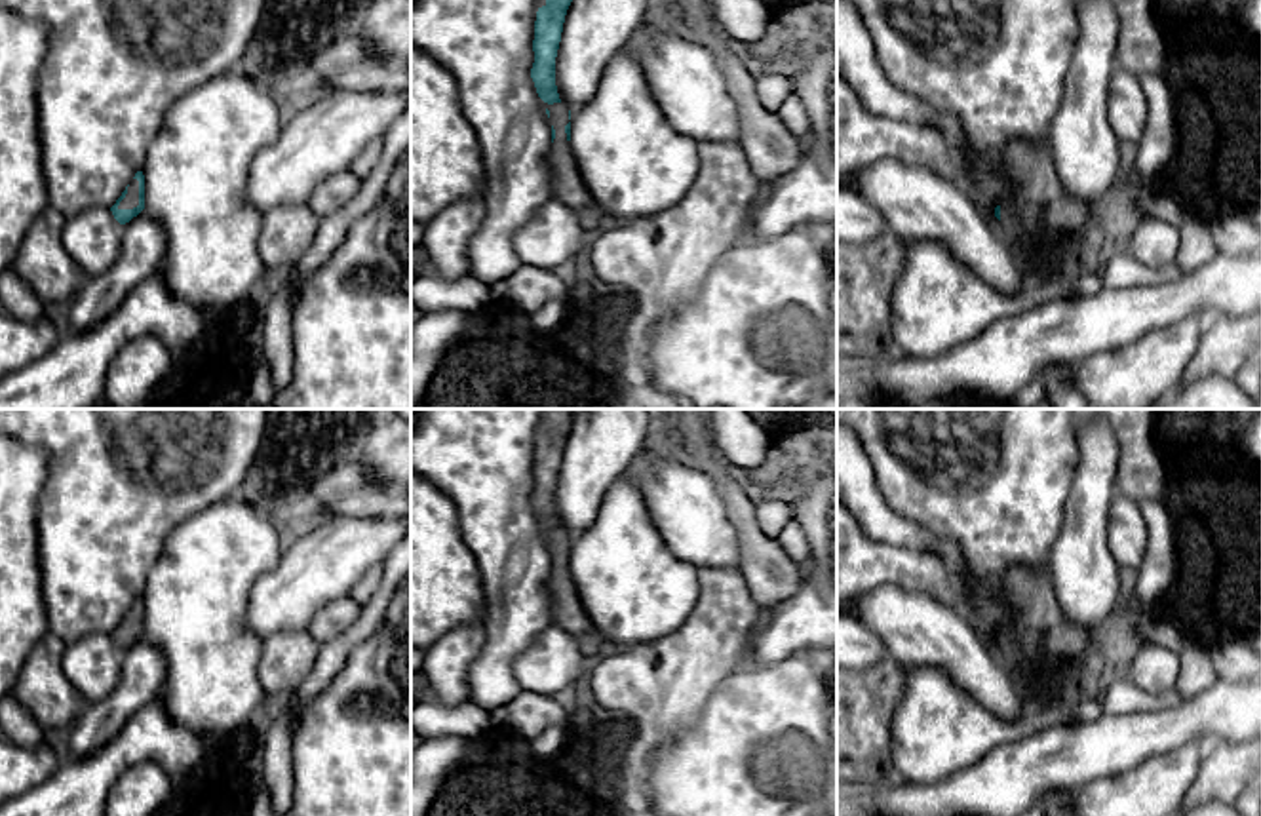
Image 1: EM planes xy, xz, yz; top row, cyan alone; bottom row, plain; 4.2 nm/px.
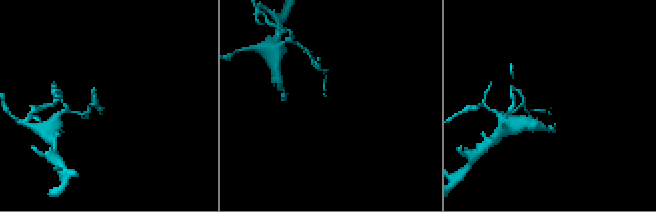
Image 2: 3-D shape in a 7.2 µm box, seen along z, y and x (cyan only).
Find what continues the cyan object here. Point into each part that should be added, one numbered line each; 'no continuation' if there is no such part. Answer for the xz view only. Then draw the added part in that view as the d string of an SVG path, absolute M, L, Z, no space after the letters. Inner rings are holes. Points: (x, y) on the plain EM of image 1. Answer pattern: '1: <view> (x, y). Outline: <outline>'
1: xz (569, 615). Outline: M563 529L544 531L550 536L550 546L555 555L555 565L548 582L553 603L553 624L571 633L576 639L580 652L590 662L595 662L609 651L609 645L584 611L571 576L571 567L565 559L569 533Z

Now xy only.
1: xy (132, 624). Outline: M133 605L127 612L126 624L120 628L118 635L133 635L139 631L139 607Z

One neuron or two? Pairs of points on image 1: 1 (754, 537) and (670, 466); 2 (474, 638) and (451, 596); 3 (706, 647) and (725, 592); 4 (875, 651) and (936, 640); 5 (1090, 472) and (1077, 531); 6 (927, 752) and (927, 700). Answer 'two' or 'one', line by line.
1: two
2: two
3: one
4: two
5: one
6: one

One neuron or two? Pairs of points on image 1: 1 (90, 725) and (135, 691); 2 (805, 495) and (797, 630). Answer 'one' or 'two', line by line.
1: one
2: one

